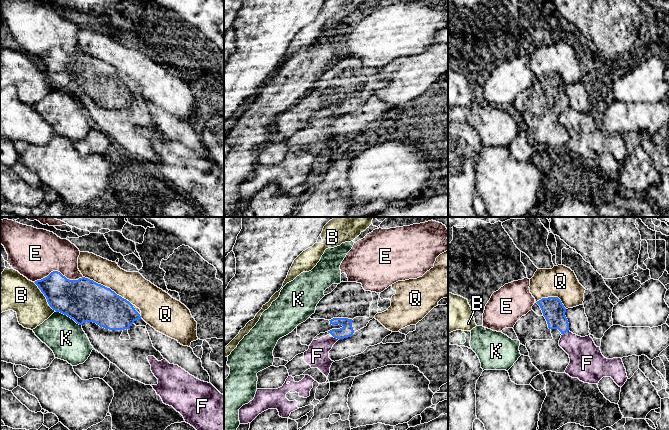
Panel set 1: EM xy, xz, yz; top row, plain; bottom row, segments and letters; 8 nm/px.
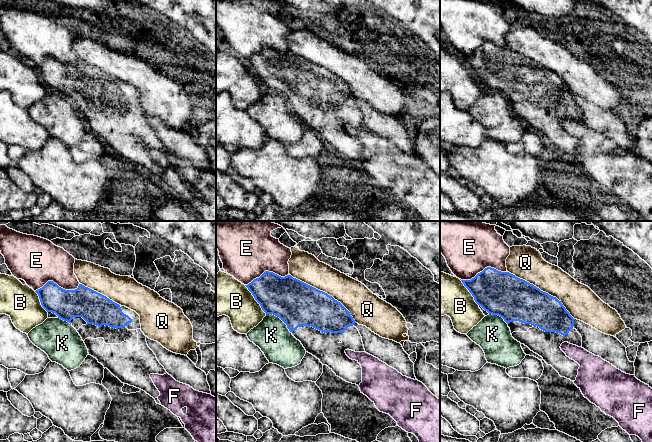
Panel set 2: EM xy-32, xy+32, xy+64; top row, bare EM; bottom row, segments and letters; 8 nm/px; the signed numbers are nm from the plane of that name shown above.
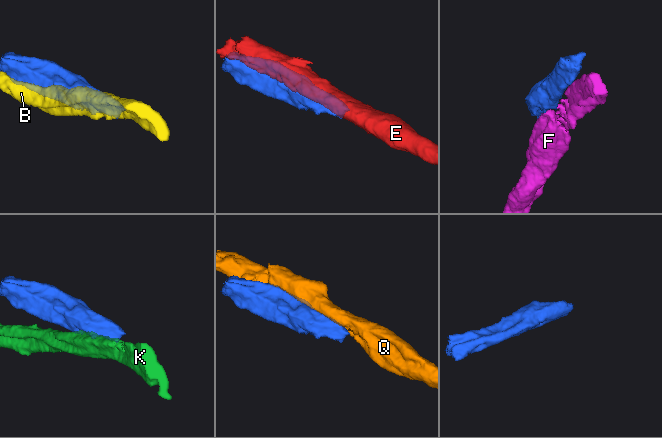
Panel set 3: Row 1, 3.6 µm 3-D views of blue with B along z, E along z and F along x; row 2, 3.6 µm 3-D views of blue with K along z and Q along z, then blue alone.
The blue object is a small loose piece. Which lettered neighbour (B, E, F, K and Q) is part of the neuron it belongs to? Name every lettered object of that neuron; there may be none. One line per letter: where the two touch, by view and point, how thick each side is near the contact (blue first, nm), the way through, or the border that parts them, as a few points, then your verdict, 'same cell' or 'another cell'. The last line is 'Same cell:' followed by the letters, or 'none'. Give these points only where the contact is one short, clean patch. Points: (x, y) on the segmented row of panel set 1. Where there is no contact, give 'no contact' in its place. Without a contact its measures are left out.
B: meets blue in xy at (45, 296); 300 nm thick on the blue side, 300 nm on the other; another cell
E: meets blue in xy at (58, 272); 300 nm thick on the blue side, 400 nm on the other; another cell
F: meets blue in yz at (565, 332); 180 nm thick on the blue side, 240 nm on the other; border along yz (568, 330), (562, 334); another cell
K: meets blue in xy at (68, 316); 340 nm thick on the blue side, 300 nm on the other; border along xy (55, 310), (66, 314), (81, 325); another cell
Q: meets blue in xy at (104, 286); 340 nm thick on the blue side, 240 nm on the other; another cell
Same cell: none

